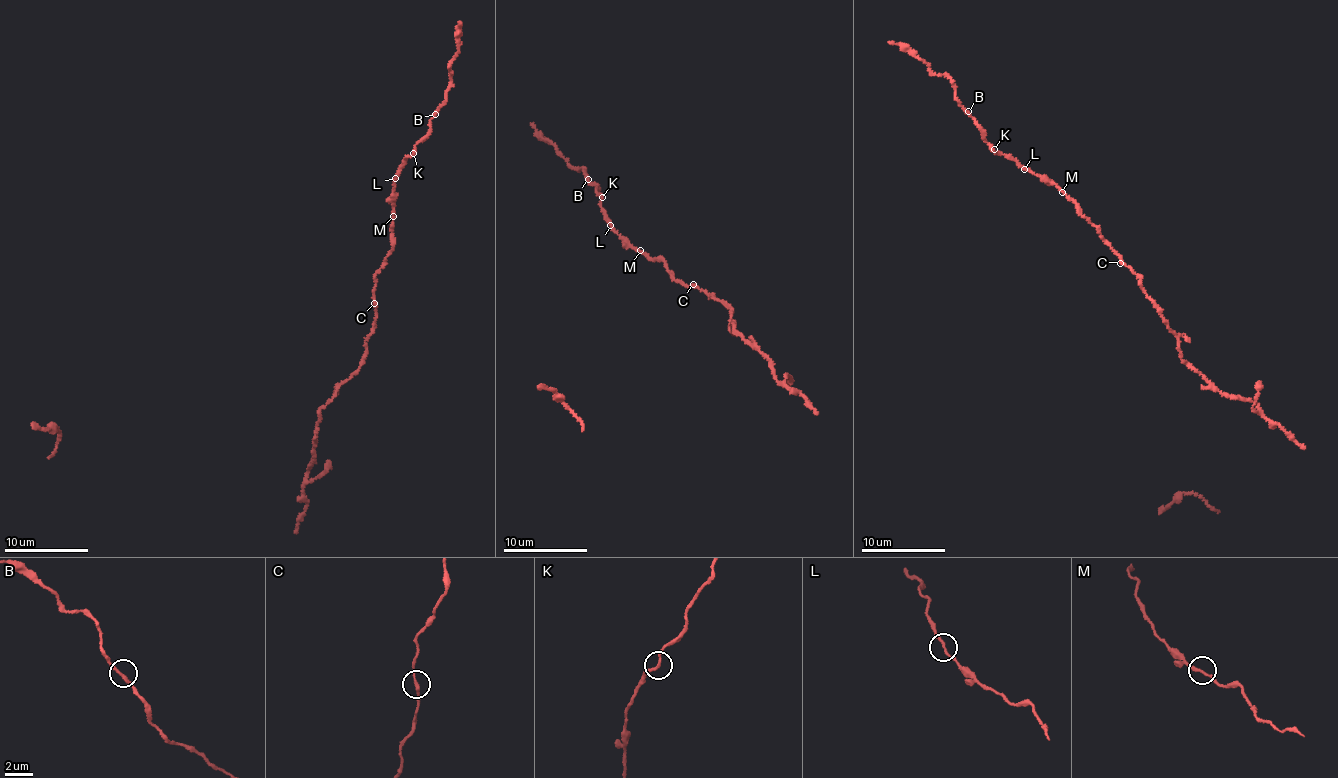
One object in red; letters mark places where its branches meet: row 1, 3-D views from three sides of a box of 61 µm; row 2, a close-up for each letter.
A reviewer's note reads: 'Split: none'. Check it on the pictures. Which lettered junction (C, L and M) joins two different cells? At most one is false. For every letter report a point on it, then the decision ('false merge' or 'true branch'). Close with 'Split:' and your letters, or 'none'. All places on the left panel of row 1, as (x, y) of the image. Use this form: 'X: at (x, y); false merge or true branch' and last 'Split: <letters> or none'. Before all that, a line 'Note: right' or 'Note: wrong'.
Note: right
C: at (374, 303); true branch
L: at (395, 178); true branch
M: at (393, 216); true branch
Split: none

